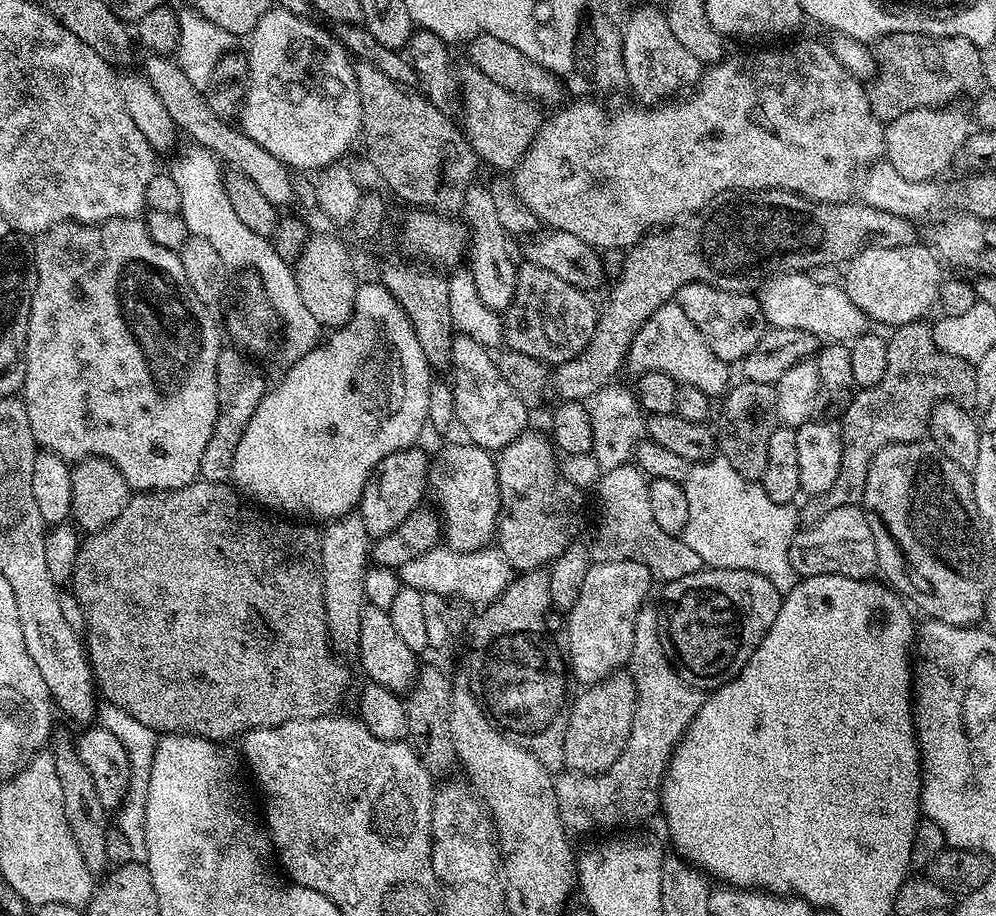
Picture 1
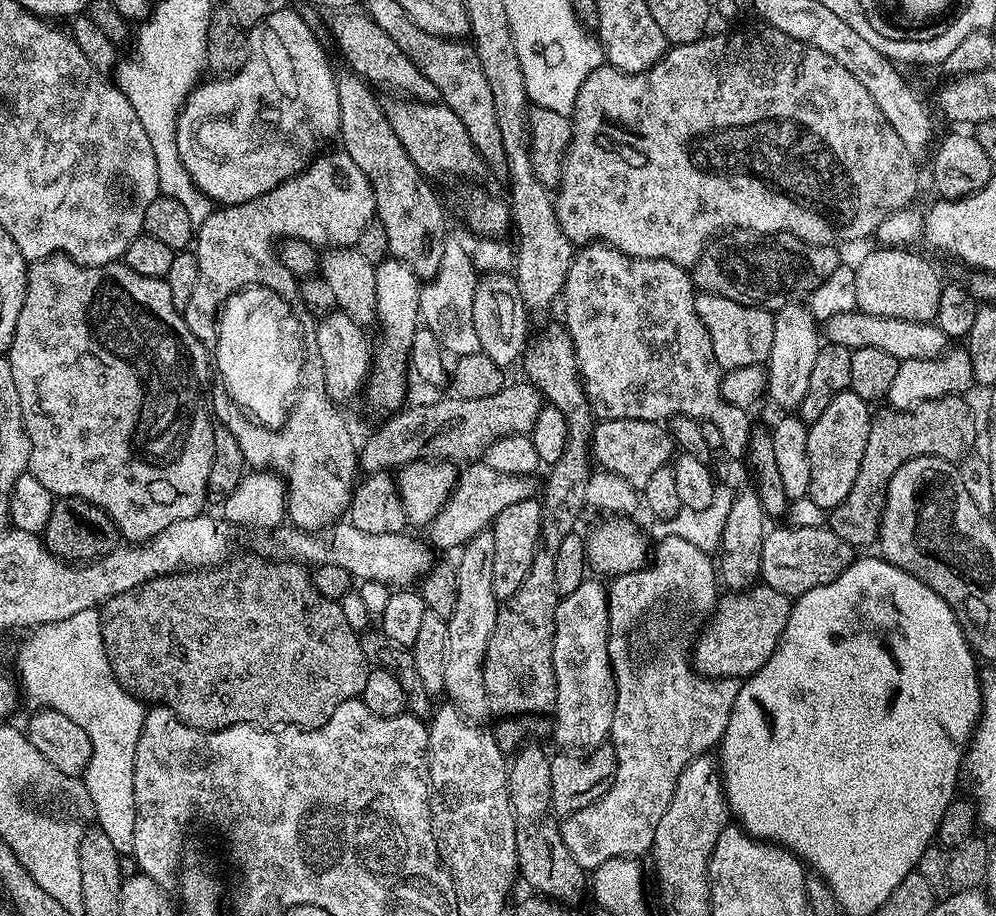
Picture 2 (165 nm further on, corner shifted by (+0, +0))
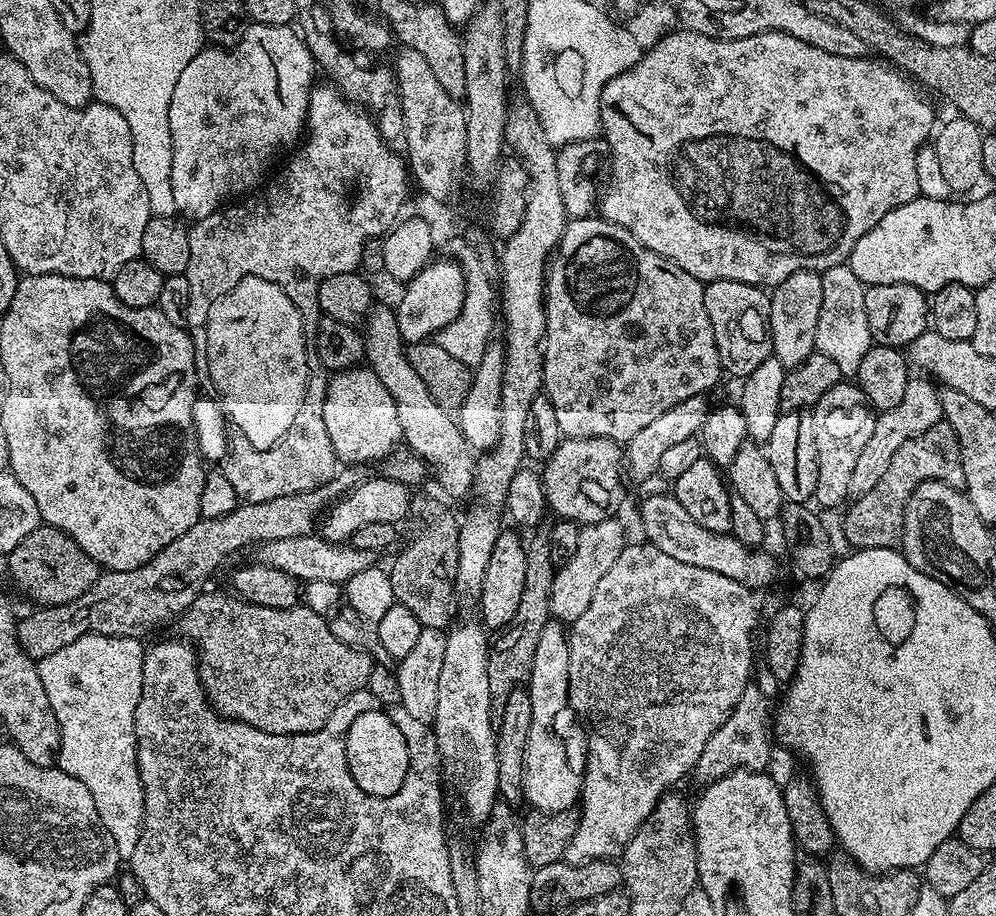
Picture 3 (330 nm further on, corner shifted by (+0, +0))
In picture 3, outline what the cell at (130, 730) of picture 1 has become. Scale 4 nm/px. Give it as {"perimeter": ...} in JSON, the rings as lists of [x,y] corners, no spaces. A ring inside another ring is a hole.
{"perimeter":[[[88,633],[87,636],[62,646],[54,654],[39,661],[42,686],[46,686],[46,698],[50,698],[50,710],[58,718],[60,727],[60,751],[58,767],[70,778],[78,778],[94,798],[100,821],[106,826],[114,846],[118,846],[121,858],[131,858],[134,846],[144,829],[144,787],[136,761],[136,731],[134,714],[138,710],[138,698],[142,694],[145,645],[135,636],[103,636]]]}

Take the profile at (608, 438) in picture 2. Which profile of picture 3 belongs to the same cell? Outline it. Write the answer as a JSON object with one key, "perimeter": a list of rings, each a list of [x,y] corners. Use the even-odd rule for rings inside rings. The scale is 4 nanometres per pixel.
{"perimeter":[[[565,438],[560,441],[558,450],[554,450],[543,468],[545,502],[547,511],[553,517],[577,520],[581,525],[602,523],[606,519],[605,514],[614,514],[610,512],[618,511],[624,500],[624,448],[617,441],[604,438]]]}

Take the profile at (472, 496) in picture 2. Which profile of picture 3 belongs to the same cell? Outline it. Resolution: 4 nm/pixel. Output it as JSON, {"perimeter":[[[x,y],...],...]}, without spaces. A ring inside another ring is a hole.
{"perimeter":[[[321,535],[299,536],[298,538],[278,538],[255,545],[255,563],[265,564],[274,570],[282,570],[295,580],[307,582],[334,582],[343,585],[347,580],[374,564],[373,553],[352,547],[351,543],[333,544]]]}

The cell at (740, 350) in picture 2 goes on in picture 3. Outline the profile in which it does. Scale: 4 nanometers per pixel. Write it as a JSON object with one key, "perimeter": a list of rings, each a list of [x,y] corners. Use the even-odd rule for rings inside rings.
{"perimeter":[[[710,280],[704,284],[704,301],[710,326],[714,330],[714,342],[718,350],[721,369],[737,378],[754,374],[762,362],[772,355],[772,335],[770,334],[770,296],[763,287],[733,280]]]}

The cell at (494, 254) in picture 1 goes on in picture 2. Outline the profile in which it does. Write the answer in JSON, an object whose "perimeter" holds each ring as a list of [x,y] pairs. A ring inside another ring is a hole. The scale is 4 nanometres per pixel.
{"perimeter":[[[485,273],[479,277],[474,292],[474,300],[471,306],[474,321],[474,332],[478,337],[480,351],[495,362],[496,365],[508,368],[514,362],[517,363],[523,355],[528,344],[526,334],[528,332],[528,311],[522,302],[521,292],[518,290],[517,282],[509,273]]]}

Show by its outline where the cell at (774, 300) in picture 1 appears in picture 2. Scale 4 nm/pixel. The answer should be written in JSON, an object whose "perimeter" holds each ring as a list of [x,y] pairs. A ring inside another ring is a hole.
{"perimeter":[[[859,310],[843,312],[826,322],[827,339],[833,344],[841,344],[847,348],[865,348],[874,346],[874,350],[886,350],[886,354],[894,354],[896,360],[913,360],[914,358],[935,358],[949,347],[949,337],[942,334],[935,323],[914,322],[902,318],[886,318],[866,314]]]}

